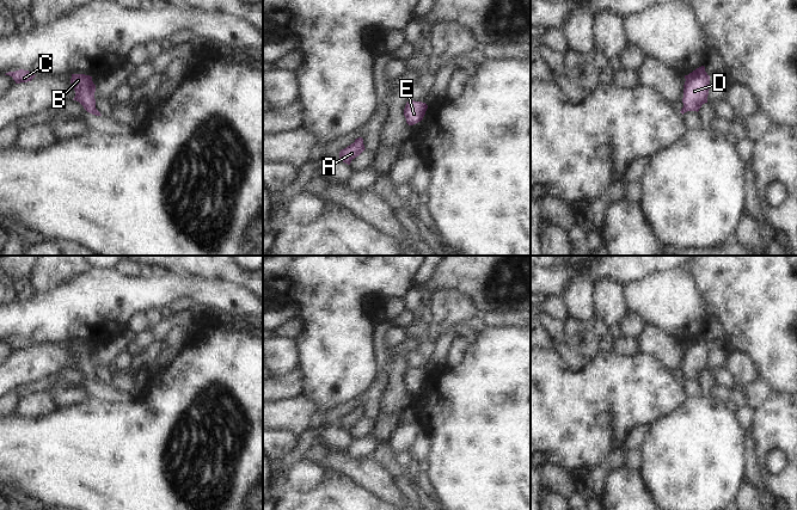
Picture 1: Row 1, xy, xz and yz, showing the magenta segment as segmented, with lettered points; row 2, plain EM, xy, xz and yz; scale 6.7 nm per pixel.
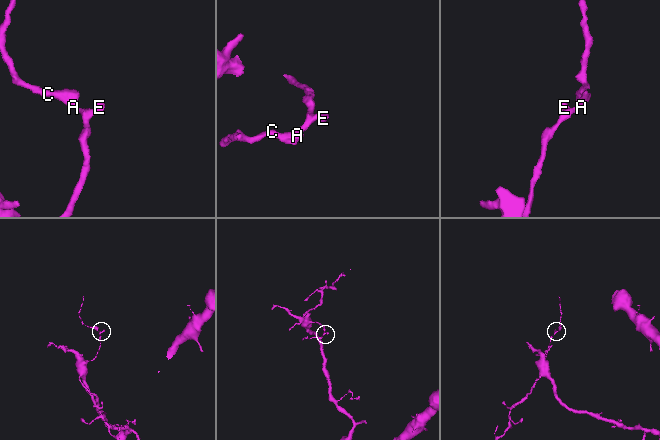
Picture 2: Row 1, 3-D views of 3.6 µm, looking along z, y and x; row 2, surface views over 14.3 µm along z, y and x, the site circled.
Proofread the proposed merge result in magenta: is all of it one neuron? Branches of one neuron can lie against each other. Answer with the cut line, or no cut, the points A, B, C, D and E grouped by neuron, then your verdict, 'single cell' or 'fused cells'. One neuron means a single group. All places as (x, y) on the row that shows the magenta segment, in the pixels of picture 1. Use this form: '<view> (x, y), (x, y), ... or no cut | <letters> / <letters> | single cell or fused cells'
no cut | A B C D E | single cell

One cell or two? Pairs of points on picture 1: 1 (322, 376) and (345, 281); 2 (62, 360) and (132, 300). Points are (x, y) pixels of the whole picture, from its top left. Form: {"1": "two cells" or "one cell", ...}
{"1": "one cell", "2": "two cells"}

